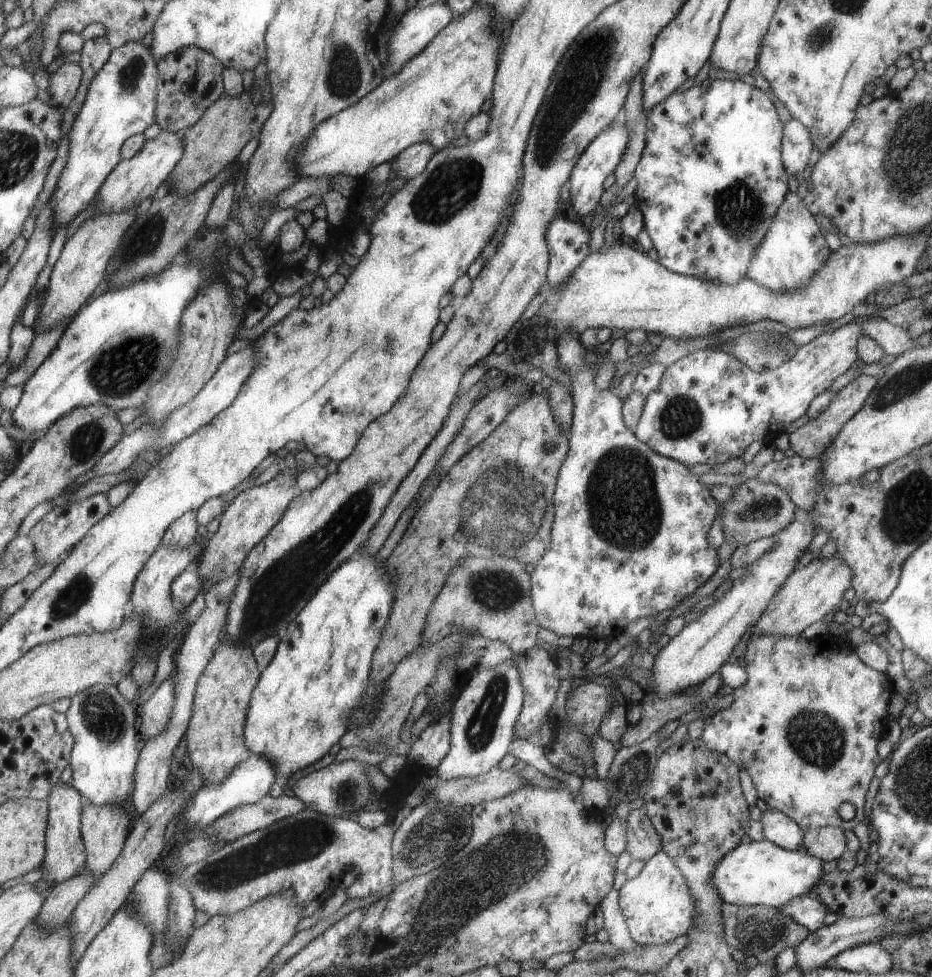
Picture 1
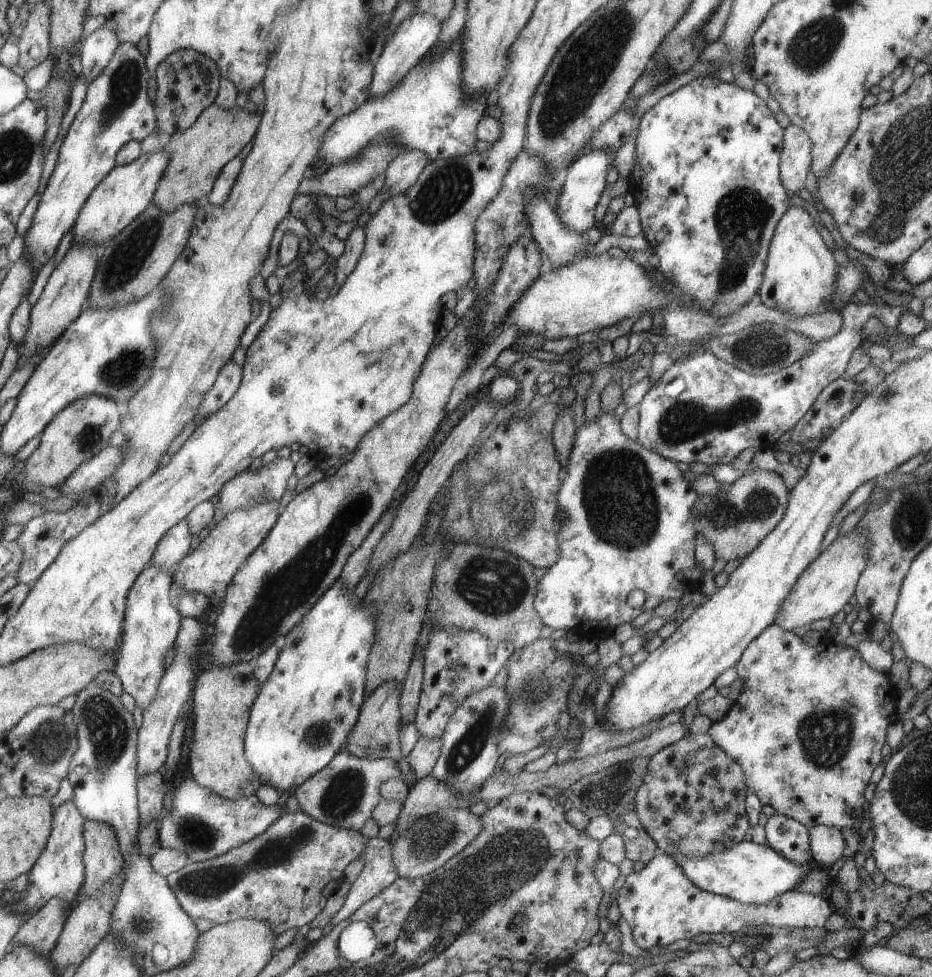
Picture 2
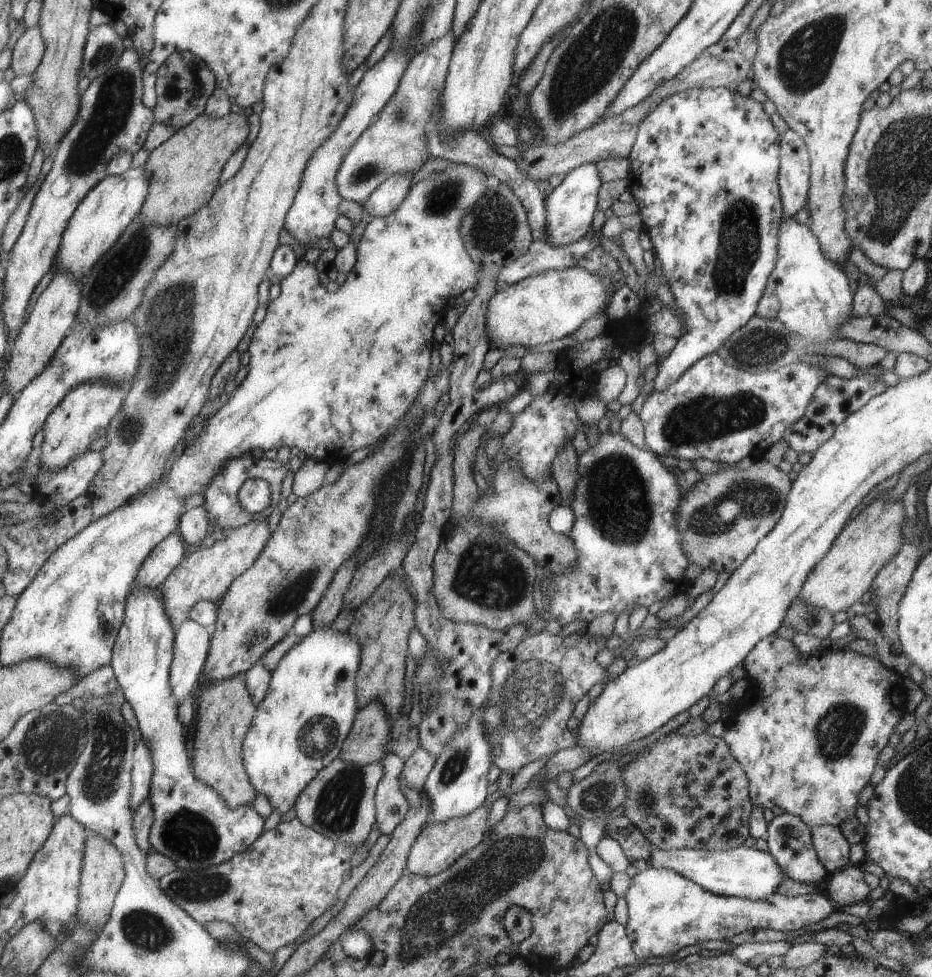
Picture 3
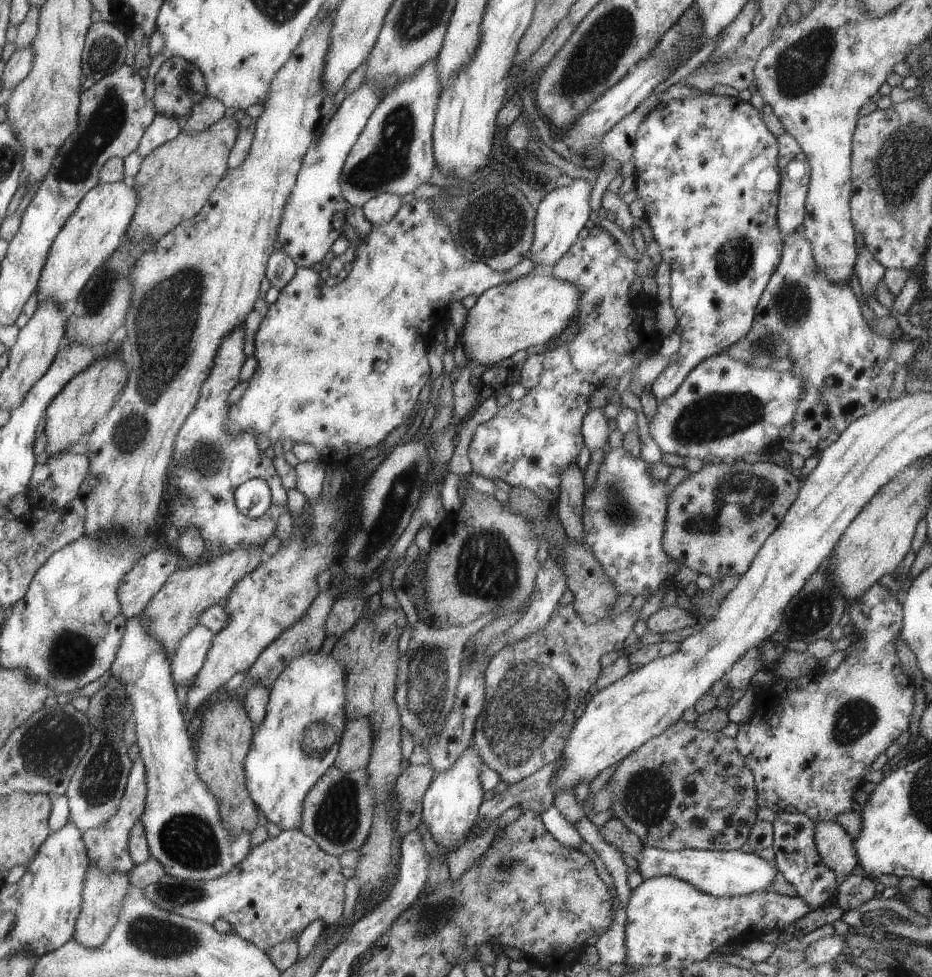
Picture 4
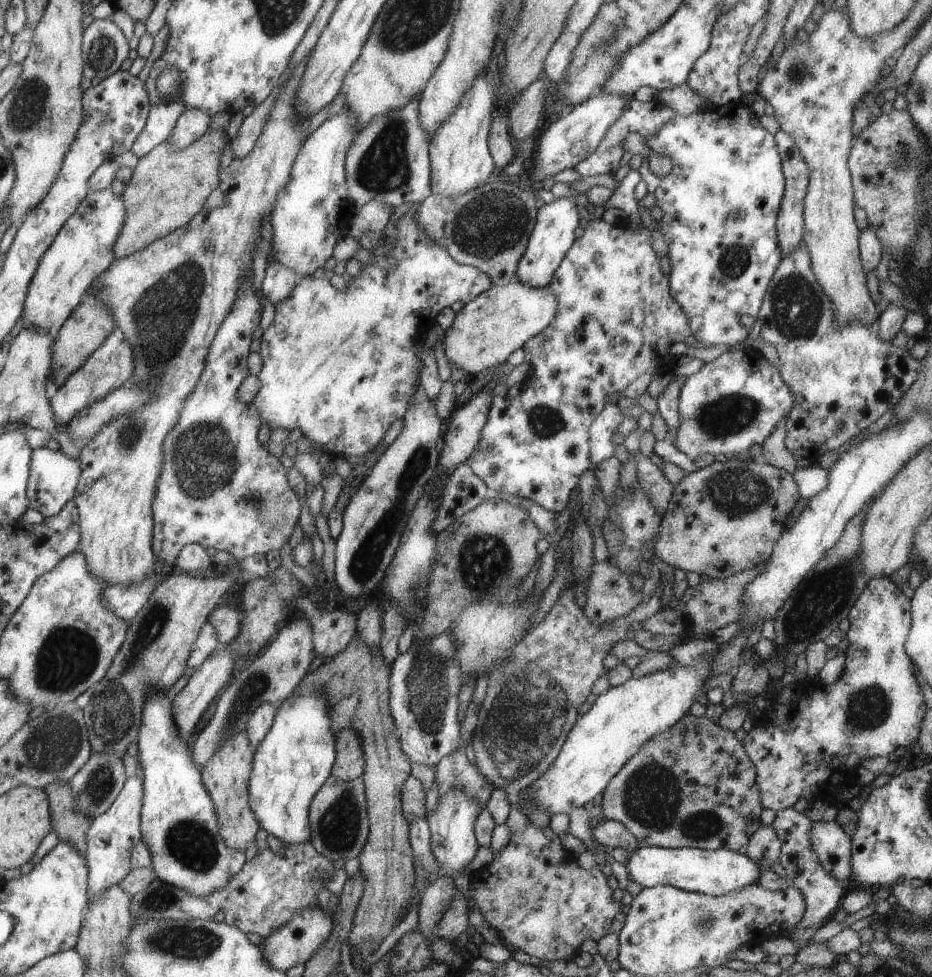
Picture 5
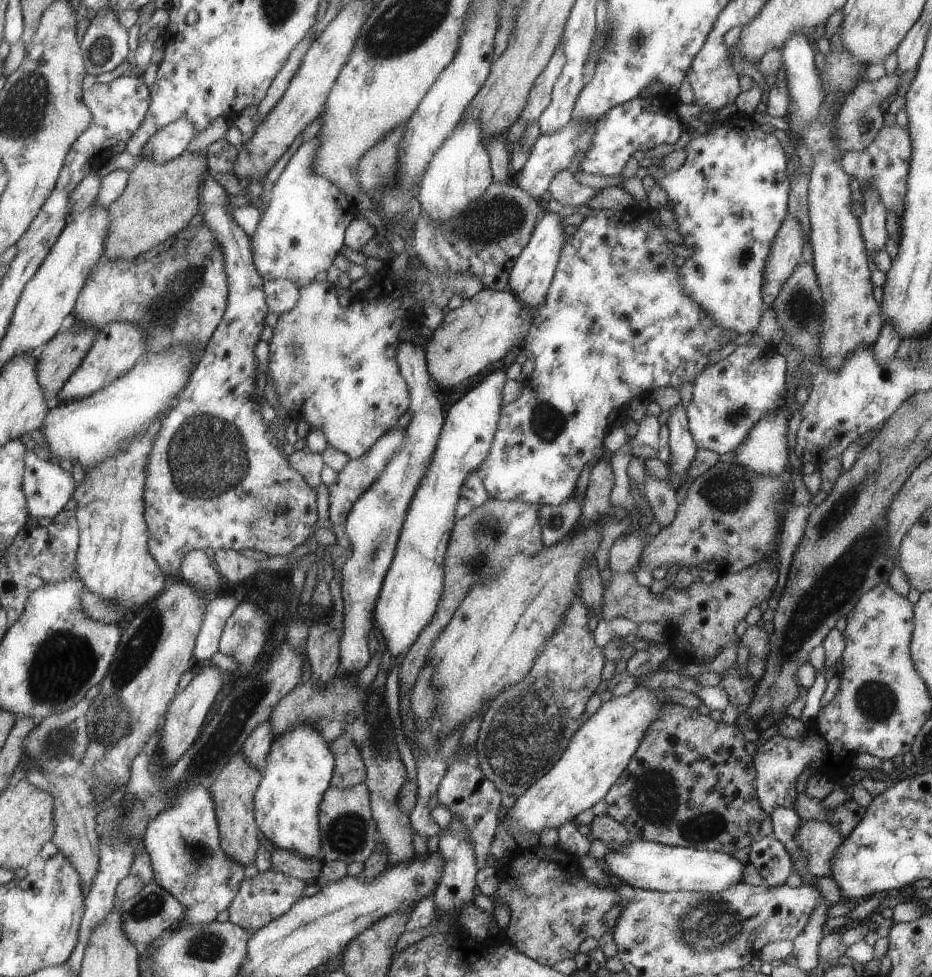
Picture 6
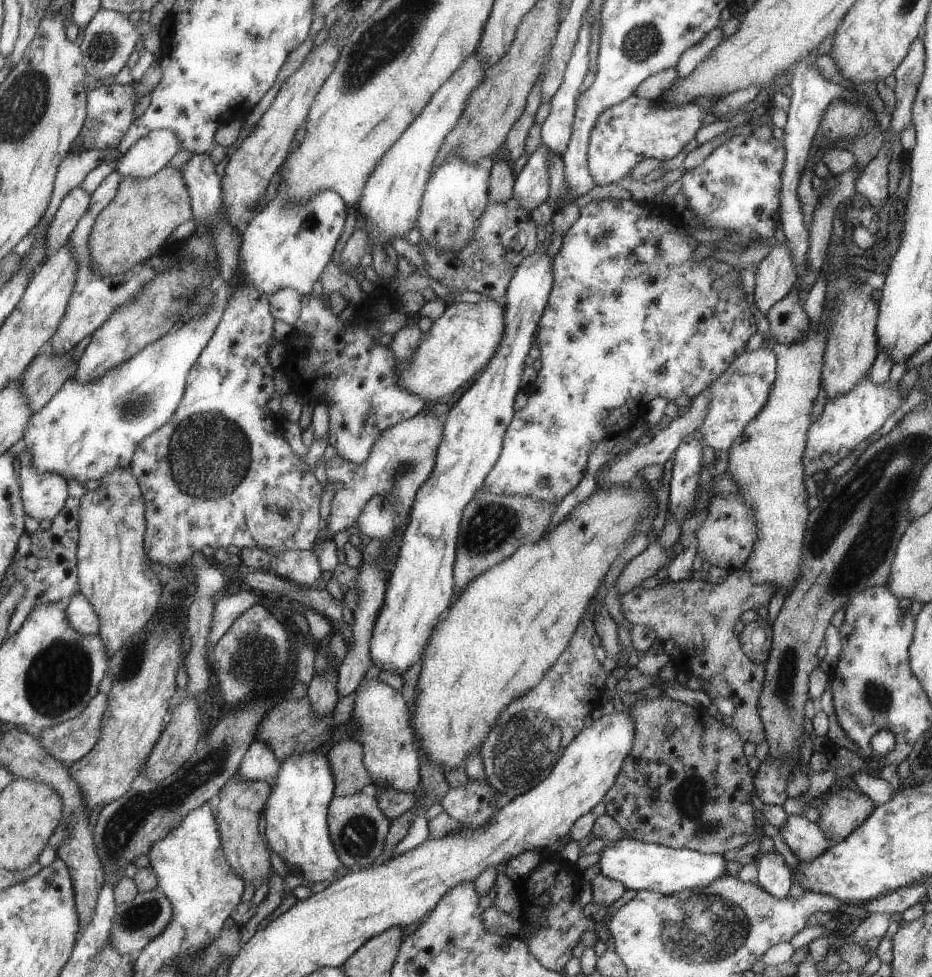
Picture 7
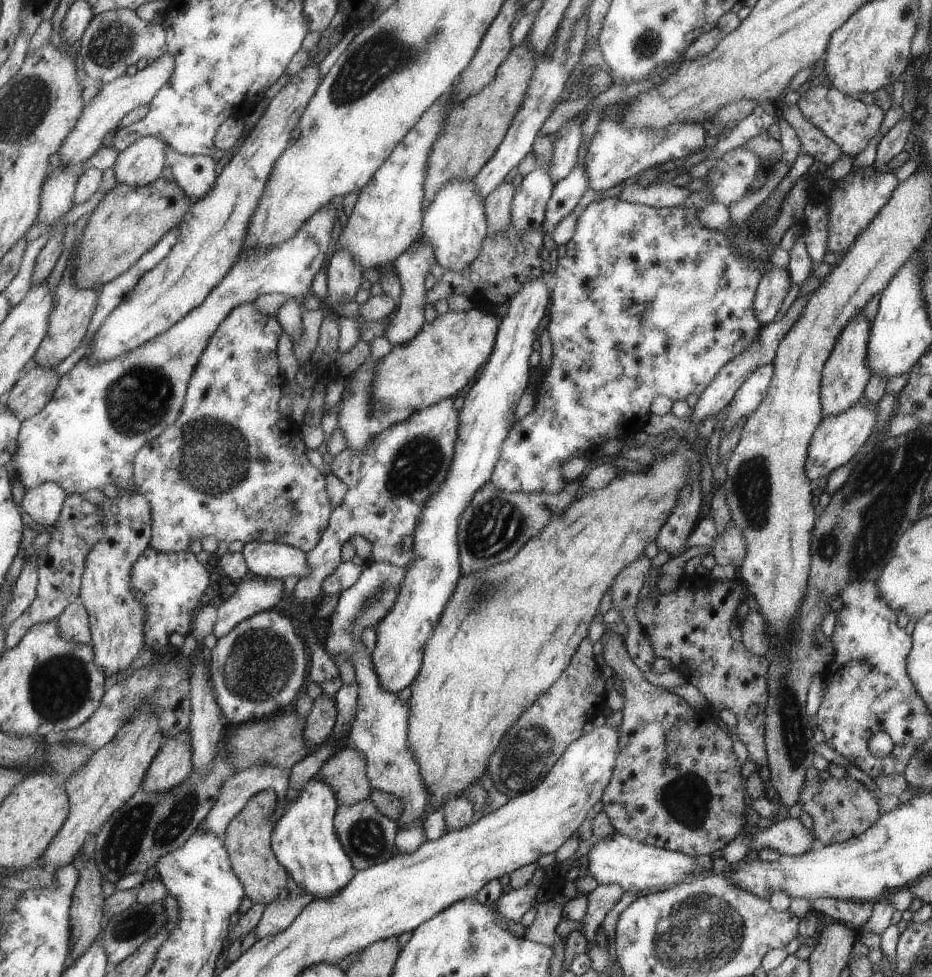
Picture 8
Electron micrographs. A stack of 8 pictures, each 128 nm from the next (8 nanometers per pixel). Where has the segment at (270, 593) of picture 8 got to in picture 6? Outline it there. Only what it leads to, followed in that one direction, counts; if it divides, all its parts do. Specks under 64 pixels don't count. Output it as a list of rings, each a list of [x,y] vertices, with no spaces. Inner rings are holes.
[[[212,596],[208,599],[204,622],[201,632],[198,633],[197,646],[194,649],[194,658],[197,658],[201,665],[208,663],[209,658],[218,652],[226,621],[240,604],[236,598]]]

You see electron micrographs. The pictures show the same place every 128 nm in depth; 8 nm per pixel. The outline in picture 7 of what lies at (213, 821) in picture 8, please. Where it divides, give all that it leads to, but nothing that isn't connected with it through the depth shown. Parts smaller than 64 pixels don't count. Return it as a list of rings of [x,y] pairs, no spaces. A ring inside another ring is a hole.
[[[254,740],[253,744],[249,746],[237,774],[247,781],[264,781],[273,787],[280,769],[281,762],[278,762],[268,746]]]

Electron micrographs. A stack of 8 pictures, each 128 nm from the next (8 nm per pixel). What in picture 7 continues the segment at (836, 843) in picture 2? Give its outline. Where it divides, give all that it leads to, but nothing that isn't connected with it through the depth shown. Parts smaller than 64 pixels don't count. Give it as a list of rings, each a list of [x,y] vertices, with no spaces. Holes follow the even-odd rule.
[[[788,815],[779,831],[782,840],[800,863],[813,861],[833,846],[830,838],[817,823],[801,815]]]

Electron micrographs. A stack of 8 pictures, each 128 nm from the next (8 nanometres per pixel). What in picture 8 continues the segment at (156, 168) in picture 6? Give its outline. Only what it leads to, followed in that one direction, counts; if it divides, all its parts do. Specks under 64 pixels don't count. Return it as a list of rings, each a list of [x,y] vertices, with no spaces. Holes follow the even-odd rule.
[[[158,178],[147,186],[128,186],[117,183],[113,190],[103,196],[98,207],[90,214],[90,220],[84,228],[80,246],[76,250],[76,267],[74,282],[78,286],[93,290],[102,289],[106,284],[127,272],[138,260],[150,252],[171,229],[185,220],[185,215],[193,206],[182,188],[174,180]]]

